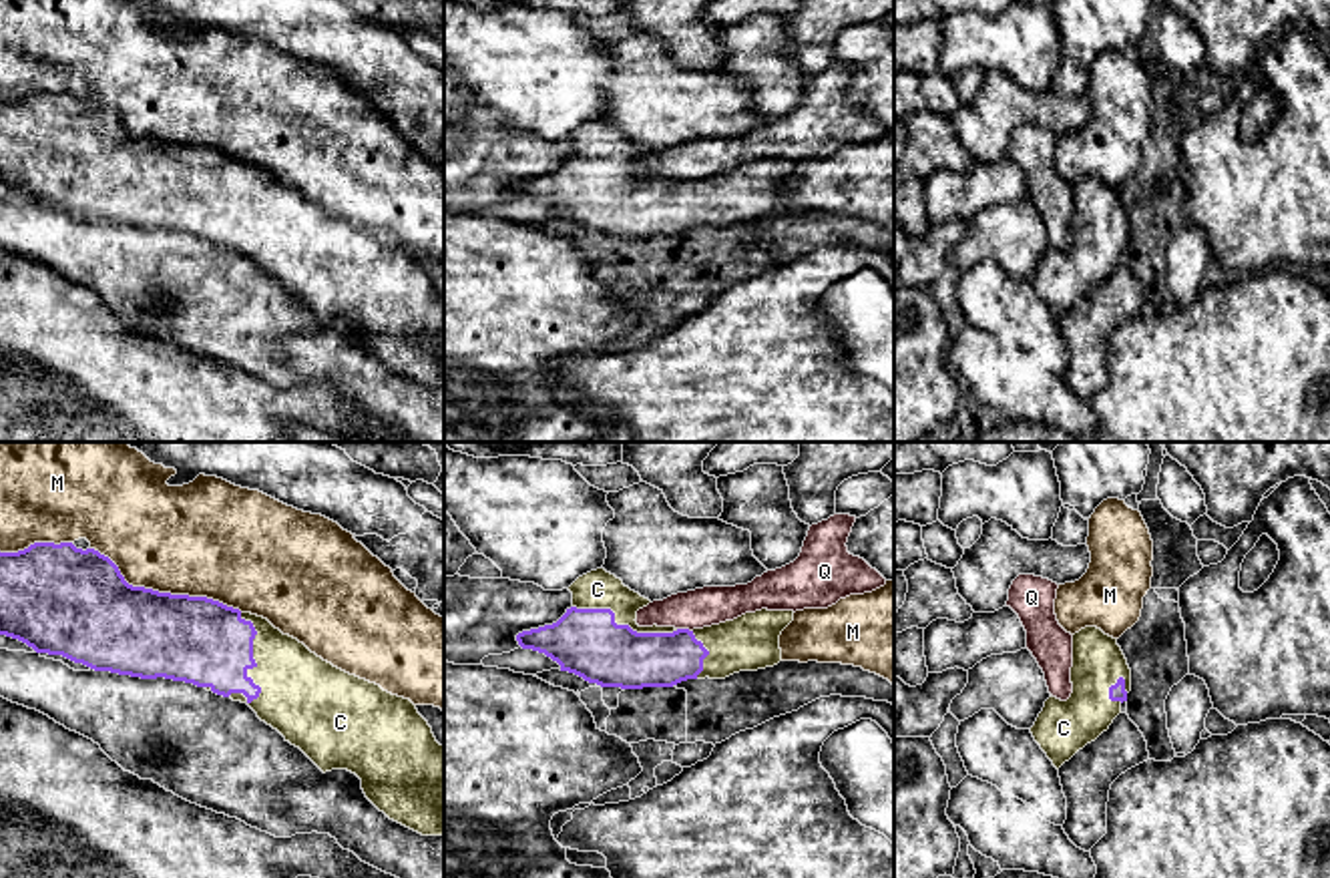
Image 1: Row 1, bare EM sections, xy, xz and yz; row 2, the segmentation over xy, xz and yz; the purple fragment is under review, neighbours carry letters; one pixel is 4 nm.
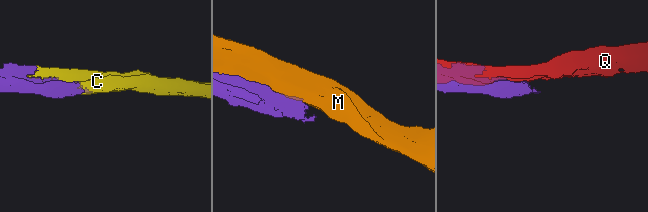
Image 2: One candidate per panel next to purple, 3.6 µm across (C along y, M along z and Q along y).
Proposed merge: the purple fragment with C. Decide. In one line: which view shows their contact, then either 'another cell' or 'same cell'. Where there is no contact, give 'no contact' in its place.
meets purple in xy; same cell

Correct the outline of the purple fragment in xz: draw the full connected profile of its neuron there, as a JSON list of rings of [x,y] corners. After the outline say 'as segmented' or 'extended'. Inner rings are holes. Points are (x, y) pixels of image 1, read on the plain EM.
[[[605,119],[579,127],[569,141],[573,157],[552,175],[522,181],[522,199],[544,203],[561,215],[601,237],[643,239],[673,237],[687,229],[725,229],[739,221],[757,221],[782,211],[780,185],[794,171],[794,161],[755,161],[703,179],[639,177],[637,161],[651,151],[623,135]]]; extended

